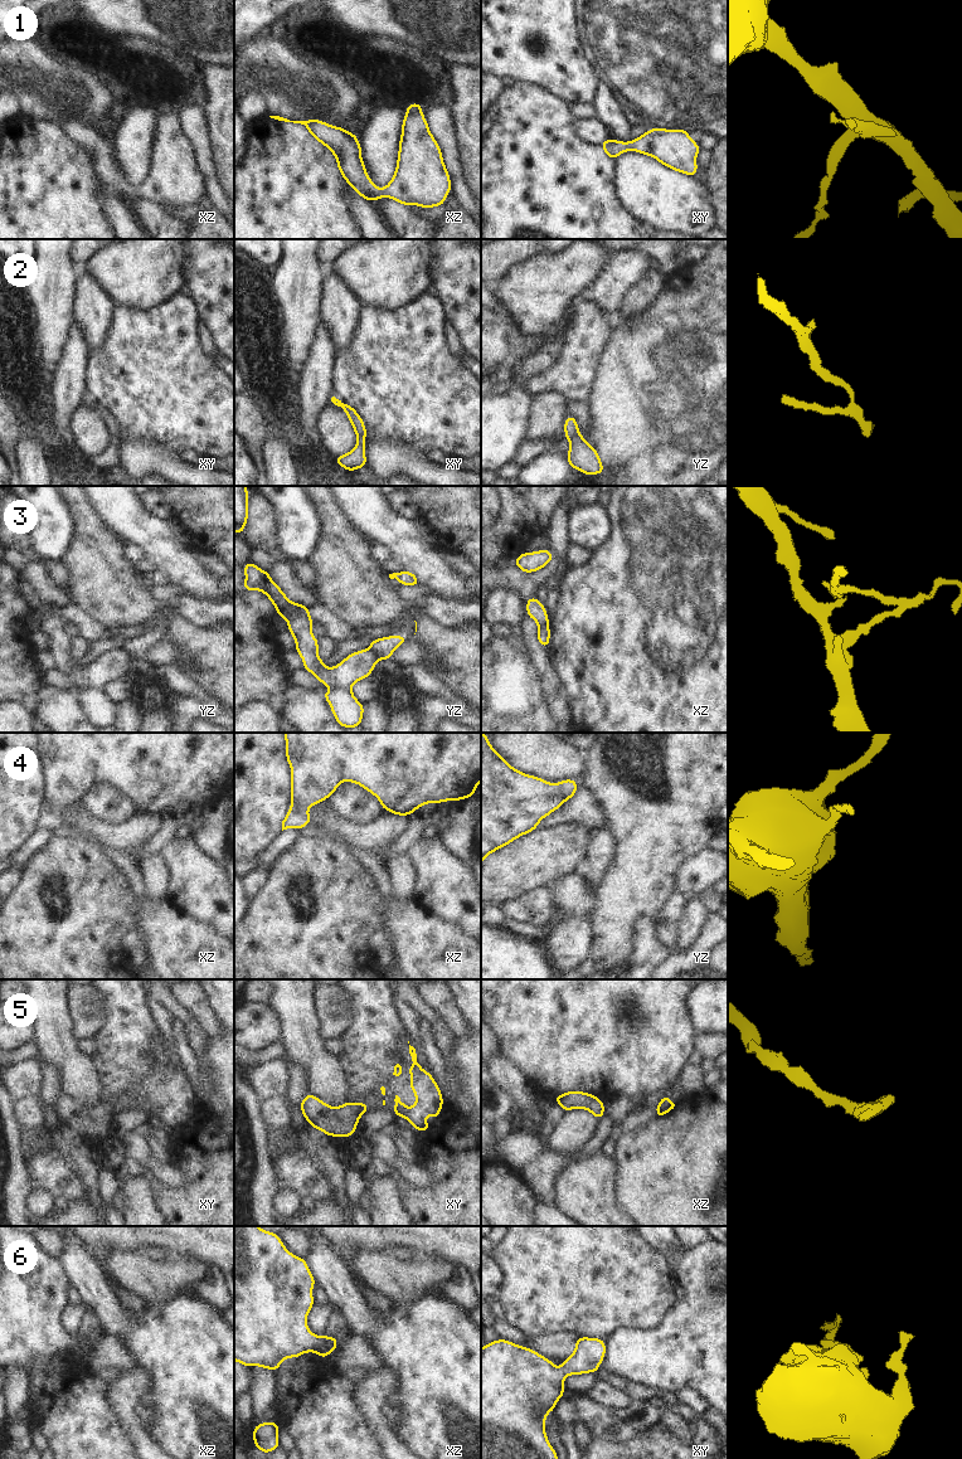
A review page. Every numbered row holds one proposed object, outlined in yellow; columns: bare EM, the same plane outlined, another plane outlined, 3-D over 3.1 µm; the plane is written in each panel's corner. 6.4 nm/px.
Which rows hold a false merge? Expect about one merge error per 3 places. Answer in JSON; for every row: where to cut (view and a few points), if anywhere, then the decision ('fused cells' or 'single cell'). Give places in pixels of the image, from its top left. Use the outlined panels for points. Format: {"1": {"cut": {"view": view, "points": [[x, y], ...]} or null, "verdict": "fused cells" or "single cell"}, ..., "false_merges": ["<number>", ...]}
{"1": {"cut": null, "verdict": "single cell"}, "2": {"cut": null, "verdict": "single cell"}, "3": {"cut": {"view": "yz", "points": [[368, 648], [379, 659]]}, "verdict": "fused cells"}, "4": {"cut": {"view": "yz", "points": [[558, 783], [559, 792], [564, 799]]}, "verdict": "fused cells"}, "5": {"cut": null, "verdict": "single cell"}, "6": {"cut": null, "verdict": "single cell"}, "false_merges": ["3", "4"]}

